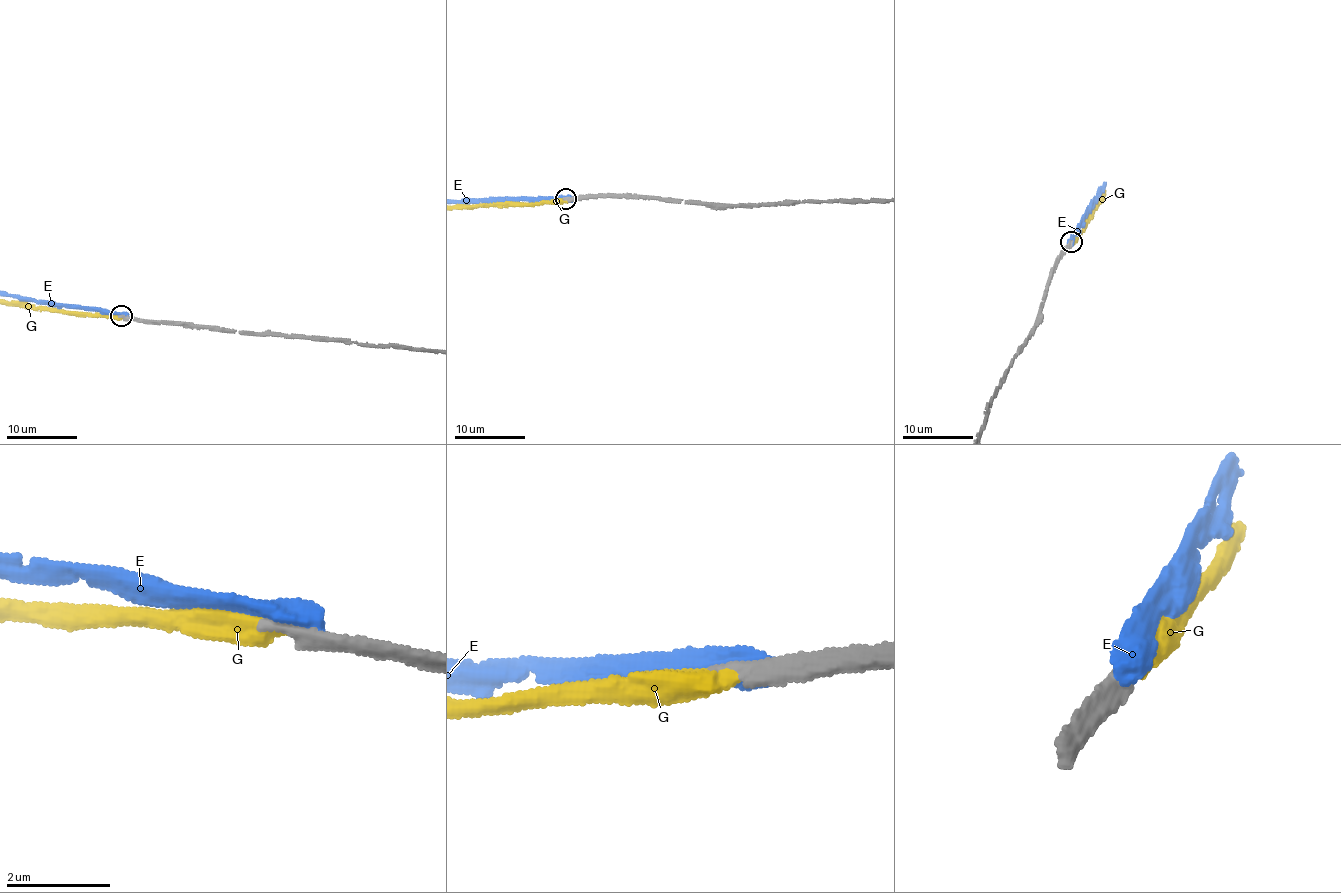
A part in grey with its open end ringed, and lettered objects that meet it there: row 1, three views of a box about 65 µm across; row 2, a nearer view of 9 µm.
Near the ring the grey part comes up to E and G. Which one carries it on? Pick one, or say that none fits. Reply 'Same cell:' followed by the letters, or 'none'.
Same cell: G

